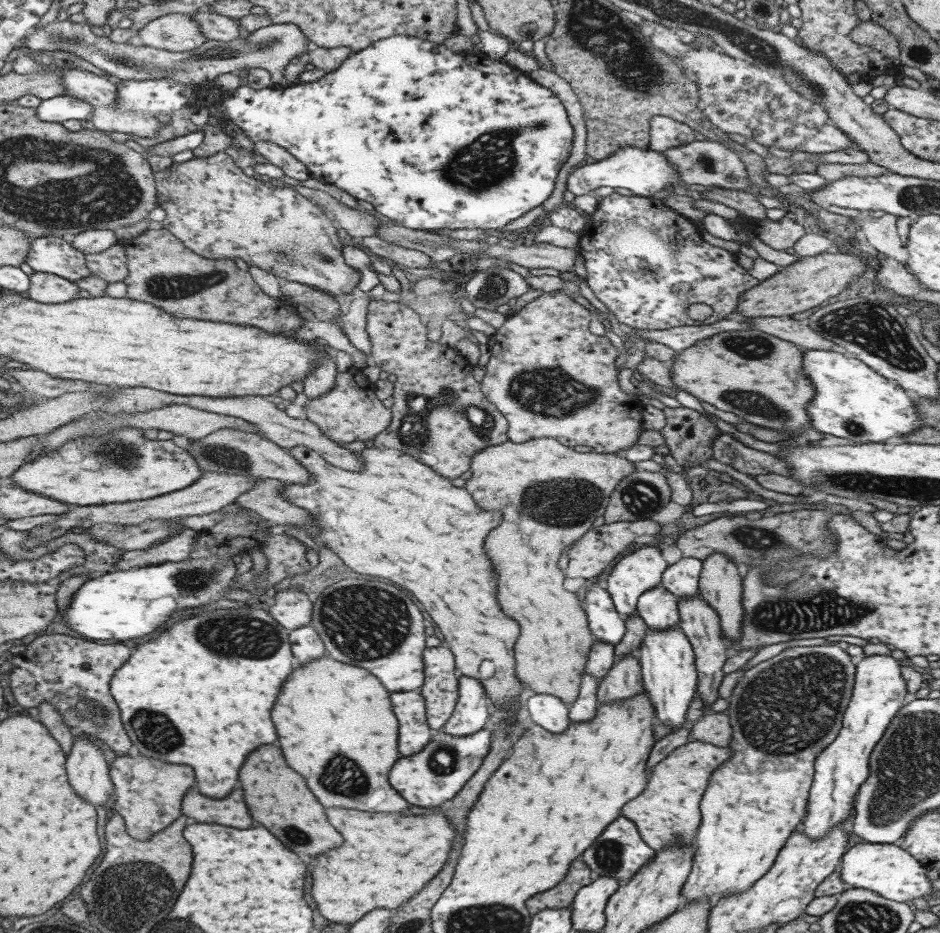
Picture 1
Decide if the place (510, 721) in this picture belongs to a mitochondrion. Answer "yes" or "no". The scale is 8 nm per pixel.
no

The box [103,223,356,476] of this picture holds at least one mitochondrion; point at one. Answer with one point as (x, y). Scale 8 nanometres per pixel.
(165, 286)

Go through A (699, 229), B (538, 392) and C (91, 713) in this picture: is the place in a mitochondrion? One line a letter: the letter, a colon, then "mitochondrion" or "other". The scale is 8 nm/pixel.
A: other
B: mitochondrion
C: mitochondrion

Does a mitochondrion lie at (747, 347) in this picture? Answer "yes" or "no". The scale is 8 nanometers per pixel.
yes

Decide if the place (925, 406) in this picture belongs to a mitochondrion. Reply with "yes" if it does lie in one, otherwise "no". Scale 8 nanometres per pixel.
no

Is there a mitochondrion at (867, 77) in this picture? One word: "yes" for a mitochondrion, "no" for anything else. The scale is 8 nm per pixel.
no

